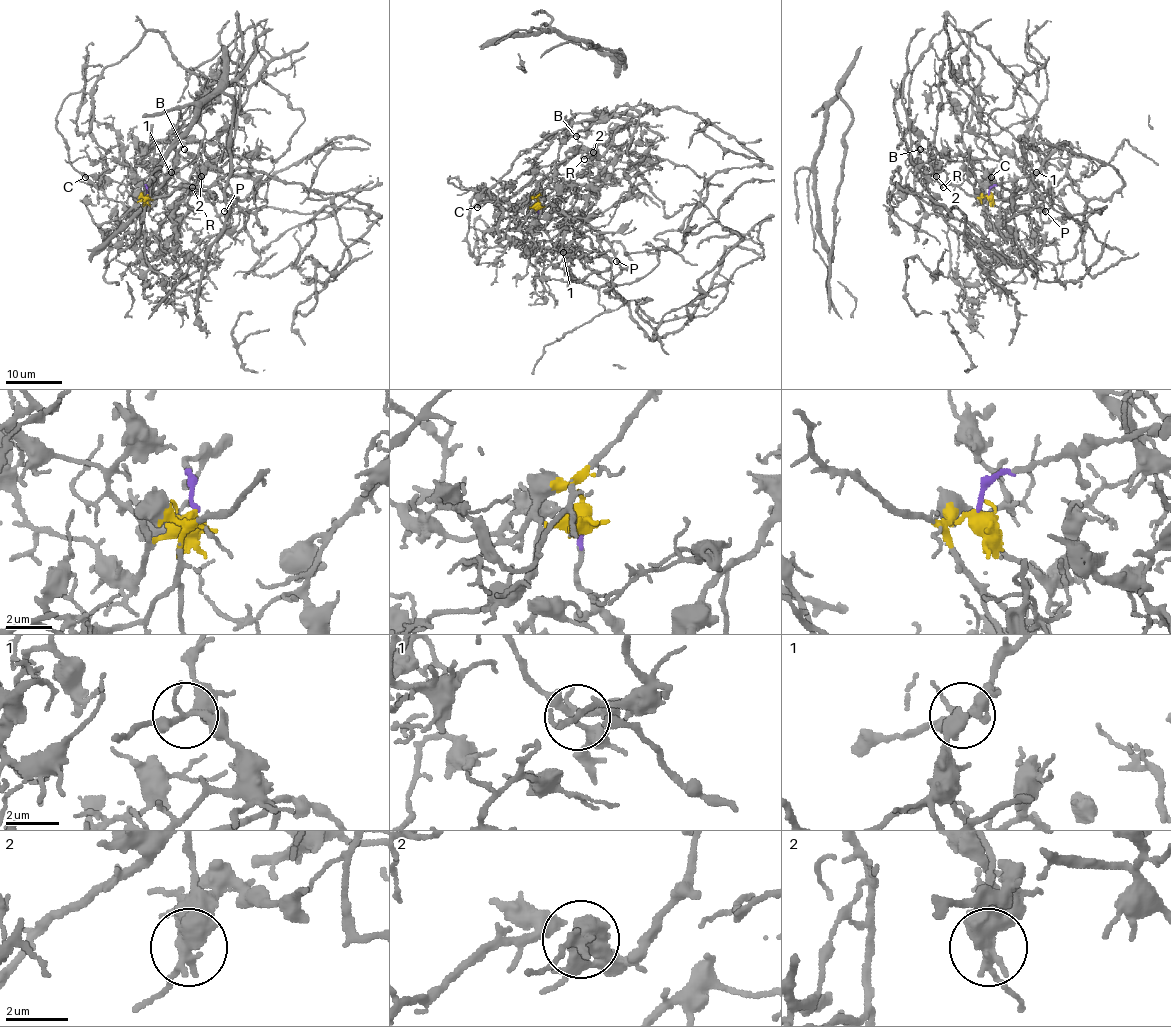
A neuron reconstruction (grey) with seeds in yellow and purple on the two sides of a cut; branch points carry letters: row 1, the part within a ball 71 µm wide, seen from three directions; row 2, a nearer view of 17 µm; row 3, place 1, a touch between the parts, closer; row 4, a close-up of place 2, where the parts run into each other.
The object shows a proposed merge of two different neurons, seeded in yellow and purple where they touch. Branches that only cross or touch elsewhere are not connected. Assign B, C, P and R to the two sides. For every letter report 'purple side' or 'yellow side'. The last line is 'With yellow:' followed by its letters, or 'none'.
B: yellow side
C: yellow side
P: purple side
R: yellow side
With yellow: B, C, R

